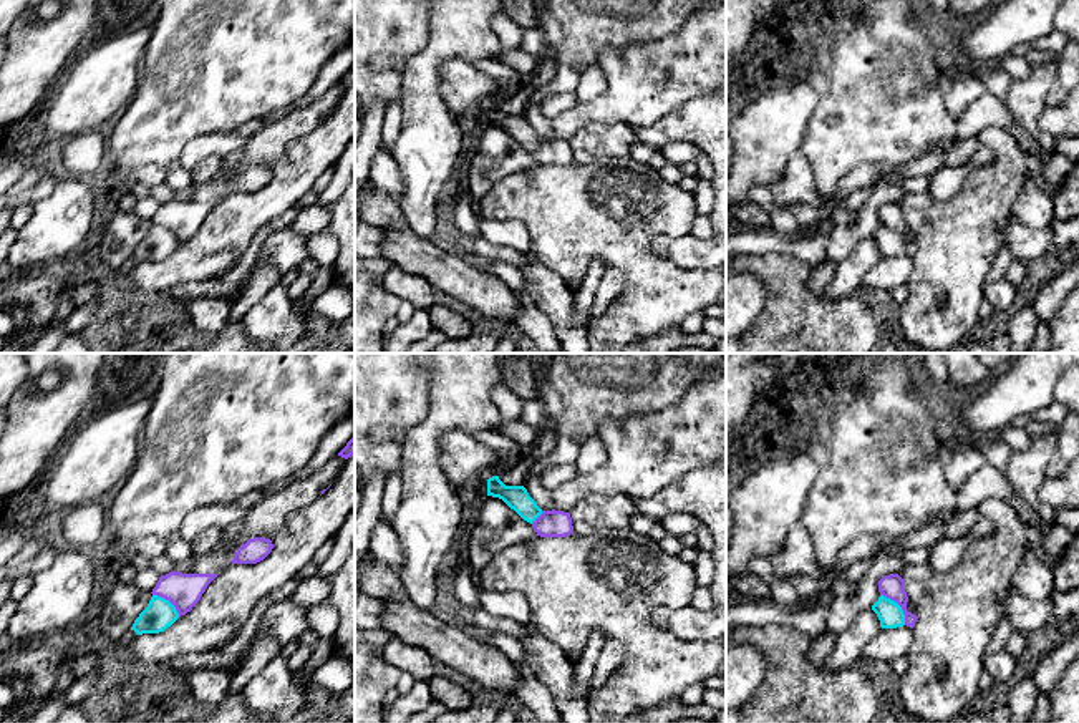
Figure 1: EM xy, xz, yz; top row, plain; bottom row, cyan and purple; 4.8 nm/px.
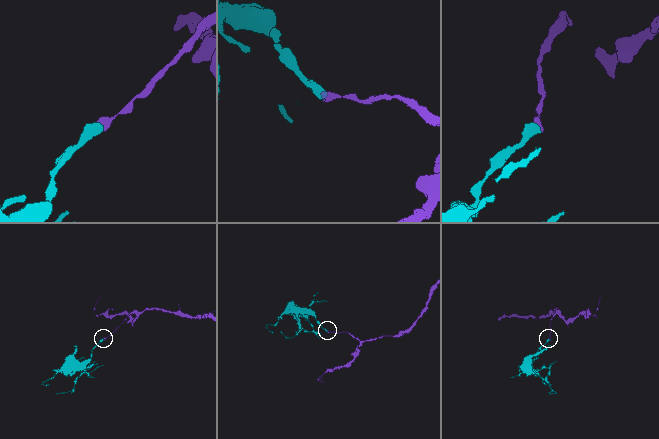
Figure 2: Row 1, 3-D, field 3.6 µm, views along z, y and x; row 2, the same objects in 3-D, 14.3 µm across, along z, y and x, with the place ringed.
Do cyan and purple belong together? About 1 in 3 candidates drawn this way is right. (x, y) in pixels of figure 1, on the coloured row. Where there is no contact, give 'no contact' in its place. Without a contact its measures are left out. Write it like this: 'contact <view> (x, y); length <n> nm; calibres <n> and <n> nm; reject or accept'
contact yz (899, 606); length 200 nm; calibres 120 and 120 nm; reject

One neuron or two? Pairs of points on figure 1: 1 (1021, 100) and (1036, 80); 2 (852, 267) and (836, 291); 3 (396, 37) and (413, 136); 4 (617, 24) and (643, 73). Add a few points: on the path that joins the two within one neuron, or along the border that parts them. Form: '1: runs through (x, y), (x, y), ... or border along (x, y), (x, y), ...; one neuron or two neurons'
1: runs through (1026, 95), (1036, 85); one neuron
2: runs through (849, 272), (849, 277), (841, 286); one neuron
3: runs through (418, 62), (418, 111); one neuron
4: border along (665, 35), (655, 40), (609, 45), (597, 55); two neurons

